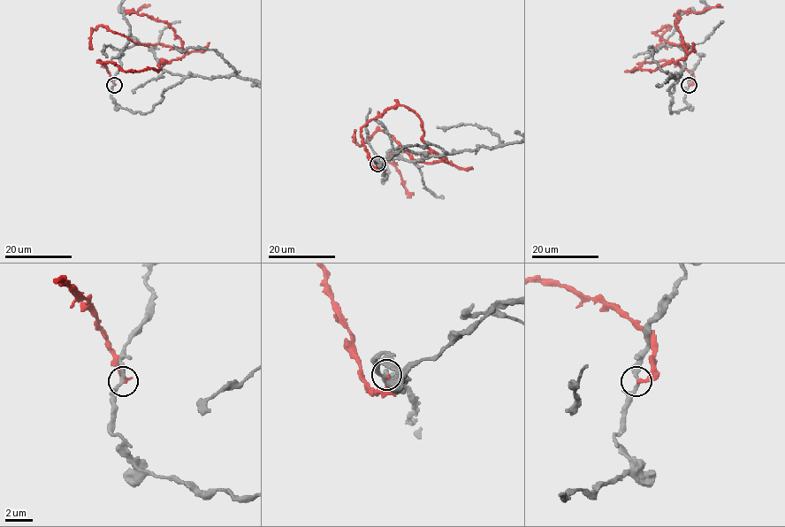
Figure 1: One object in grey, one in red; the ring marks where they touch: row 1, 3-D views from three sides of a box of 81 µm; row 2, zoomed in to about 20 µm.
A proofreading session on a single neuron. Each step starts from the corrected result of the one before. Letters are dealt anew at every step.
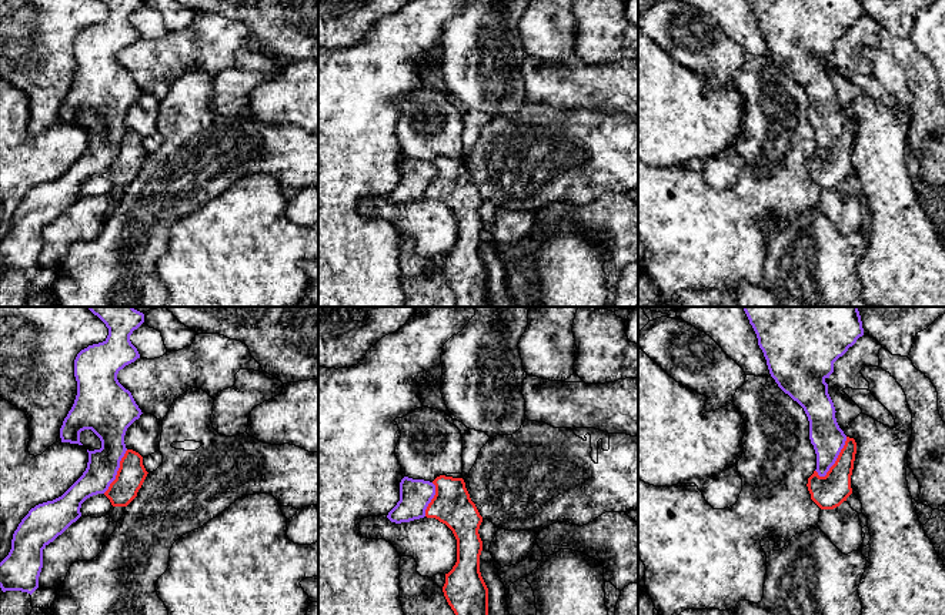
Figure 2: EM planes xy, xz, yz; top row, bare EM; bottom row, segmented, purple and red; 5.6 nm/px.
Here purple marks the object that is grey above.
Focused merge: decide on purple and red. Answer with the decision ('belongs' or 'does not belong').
does not belong

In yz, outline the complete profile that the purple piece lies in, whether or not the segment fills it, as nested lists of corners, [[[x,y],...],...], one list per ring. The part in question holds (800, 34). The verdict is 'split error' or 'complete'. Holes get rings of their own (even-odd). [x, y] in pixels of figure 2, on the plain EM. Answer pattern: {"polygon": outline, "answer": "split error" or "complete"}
{"polygon": [[[749,0],[764,33],[771,57],[797,81],[809,101],[809,120],[817,134],[817,153],[825,157],[845,126],[847,116],[835,98],[827,59],[834,43],[864,16],[861,0]]], "answer": "complete"}

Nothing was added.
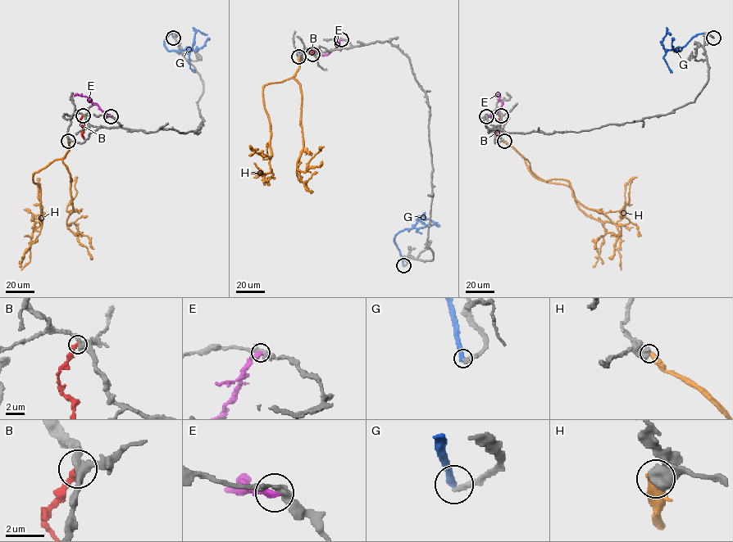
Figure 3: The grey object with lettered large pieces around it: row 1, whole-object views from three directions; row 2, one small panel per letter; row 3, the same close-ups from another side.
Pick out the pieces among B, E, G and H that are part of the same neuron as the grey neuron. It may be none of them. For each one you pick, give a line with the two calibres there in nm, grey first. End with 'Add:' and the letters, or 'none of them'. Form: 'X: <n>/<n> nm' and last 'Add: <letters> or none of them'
Add: none of them

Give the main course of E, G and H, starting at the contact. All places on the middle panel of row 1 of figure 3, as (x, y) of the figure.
E: (341, 39), (327, 55), (303, 48)
G: (403, 265), (394, 236), (405, 229), (412, 228), (424, 214), (425, 219), (437, 222)
H: (298, 57), (293, 76), (263, 89), (270, 171), (251, 173)

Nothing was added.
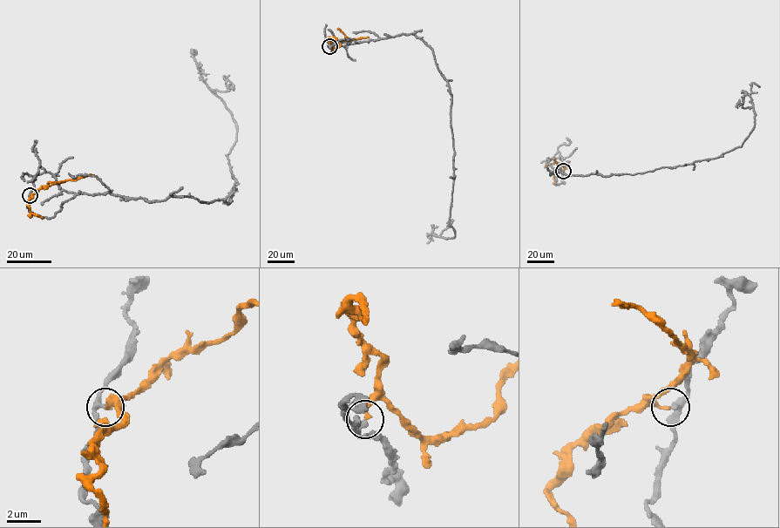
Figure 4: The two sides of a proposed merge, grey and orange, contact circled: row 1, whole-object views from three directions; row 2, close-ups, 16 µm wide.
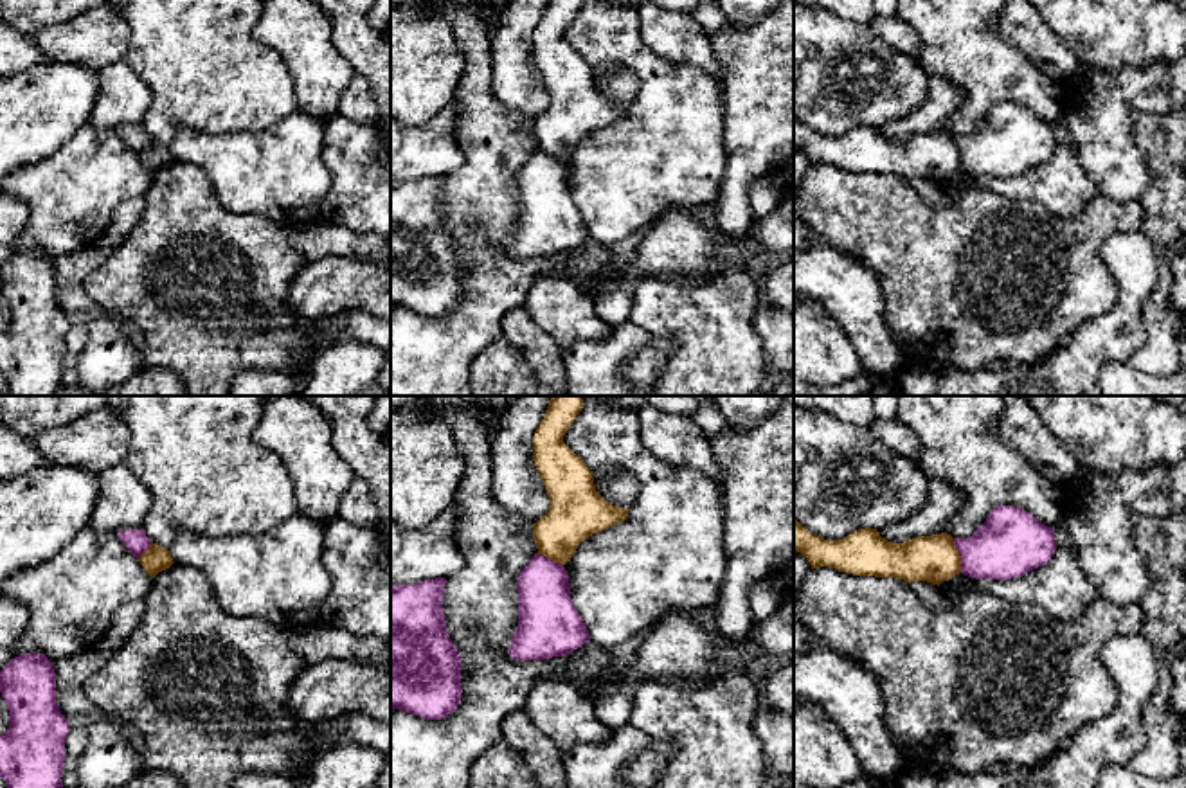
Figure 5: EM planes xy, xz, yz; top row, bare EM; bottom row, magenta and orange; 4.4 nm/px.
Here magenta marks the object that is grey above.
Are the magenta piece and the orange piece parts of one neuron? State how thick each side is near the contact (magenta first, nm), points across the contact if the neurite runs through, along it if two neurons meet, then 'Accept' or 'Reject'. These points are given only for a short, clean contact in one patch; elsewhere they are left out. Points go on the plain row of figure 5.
Thickness 300 nm (magenta) against 220 nm. Boundary: yz (952, 135), (961, 168). Reject

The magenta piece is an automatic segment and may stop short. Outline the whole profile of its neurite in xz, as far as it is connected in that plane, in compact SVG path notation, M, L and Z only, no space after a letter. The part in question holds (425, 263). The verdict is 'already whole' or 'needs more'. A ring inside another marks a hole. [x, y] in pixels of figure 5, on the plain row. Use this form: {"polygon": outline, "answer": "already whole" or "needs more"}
{"polygon": "M445 175L391 184L391 304L425 317L454 309L463 295L461 252L446 230Z", "answer": "already whole"}

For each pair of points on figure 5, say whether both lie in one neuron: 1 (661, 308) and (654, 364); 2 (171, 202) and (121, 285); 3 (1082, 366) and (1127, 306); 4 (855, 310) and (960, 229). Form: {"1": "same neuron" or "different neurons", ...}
{"1": "different neurons", "2": "same neuron", "3": "same neuron", "4": "different neurons"}

